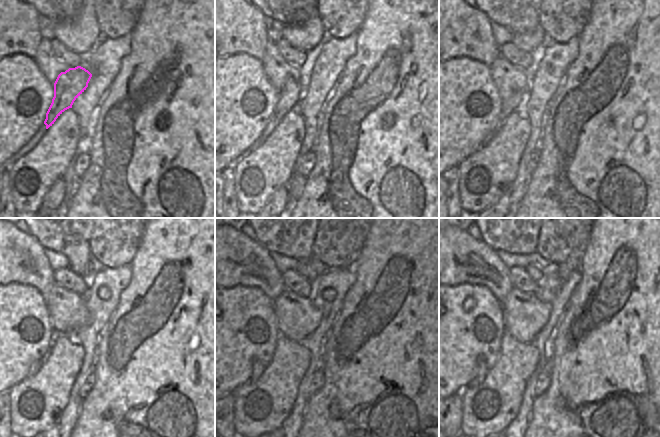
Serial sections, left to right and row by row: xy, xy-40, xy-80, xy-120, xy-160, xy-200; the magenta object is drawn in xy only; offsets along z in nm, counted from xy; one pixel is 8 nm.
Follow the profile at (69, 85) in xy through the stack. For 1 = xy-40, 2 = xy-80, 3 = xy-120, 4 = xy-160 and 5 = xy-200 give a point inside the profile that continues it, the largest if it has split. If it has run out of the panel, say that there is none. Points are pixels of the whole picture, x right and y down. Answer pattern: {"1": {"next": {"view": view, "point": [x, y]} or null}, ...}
{"1": {"next": {"view": "xy-40", "point": [289, 96]}}, "2": {"next": {"view": "xy-80", "point": [515, 102]}}, "3": {"next": {"view": "xy-120", "point": [36, 366]}}, "4": {"next": {"view": "xy-160", "point": [258, 367]}}, "5": {"next": {"view": "xy-200", "point": [482, 369]}}}

